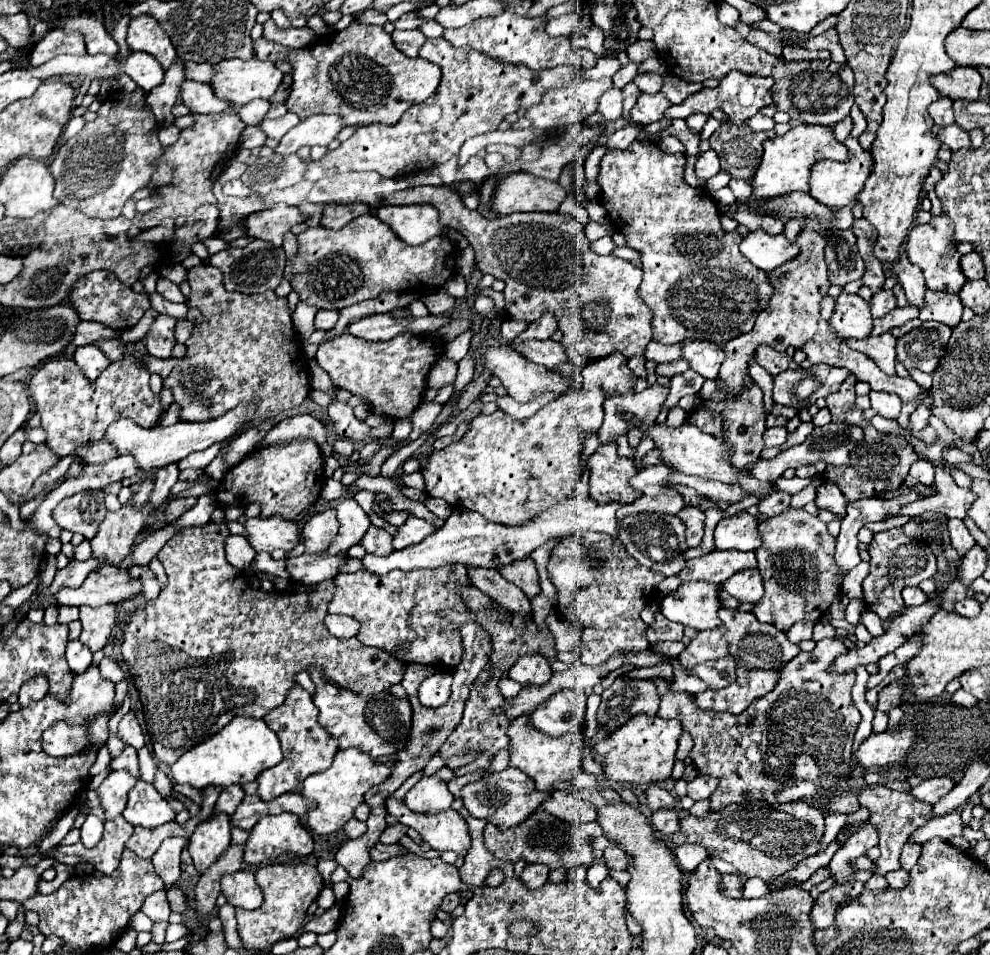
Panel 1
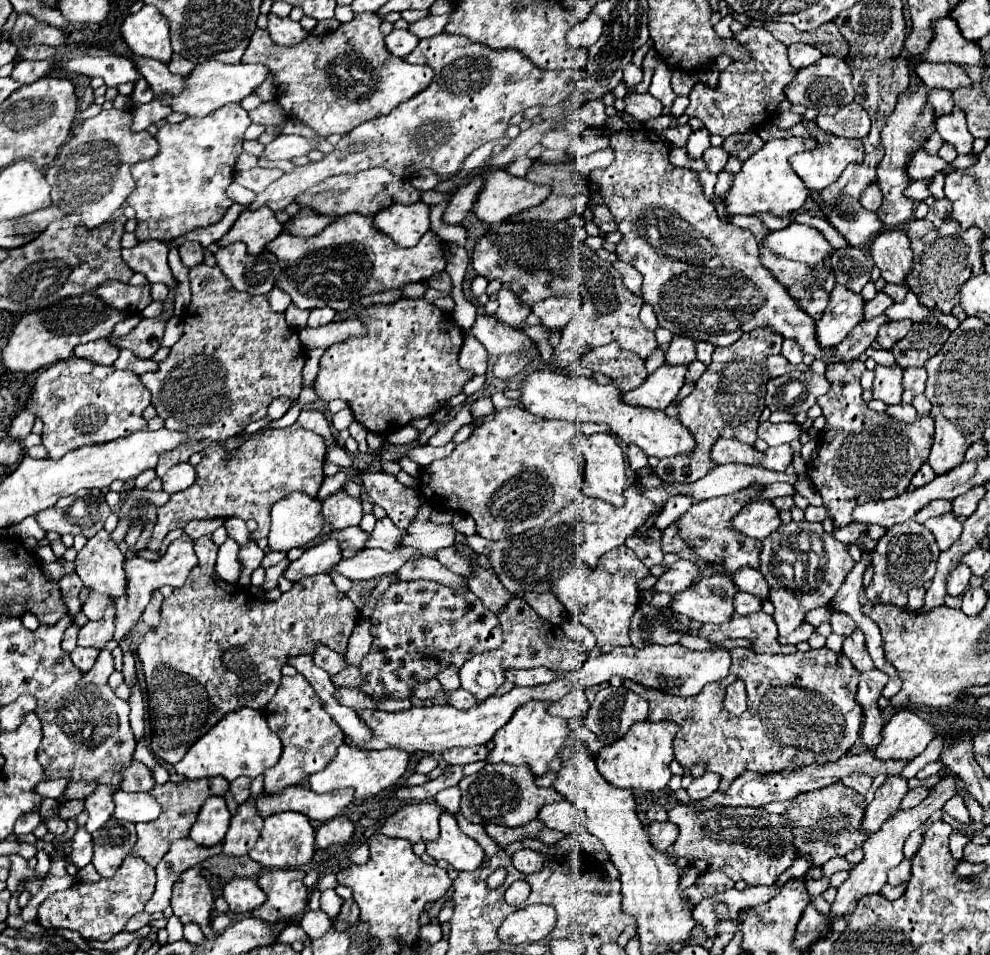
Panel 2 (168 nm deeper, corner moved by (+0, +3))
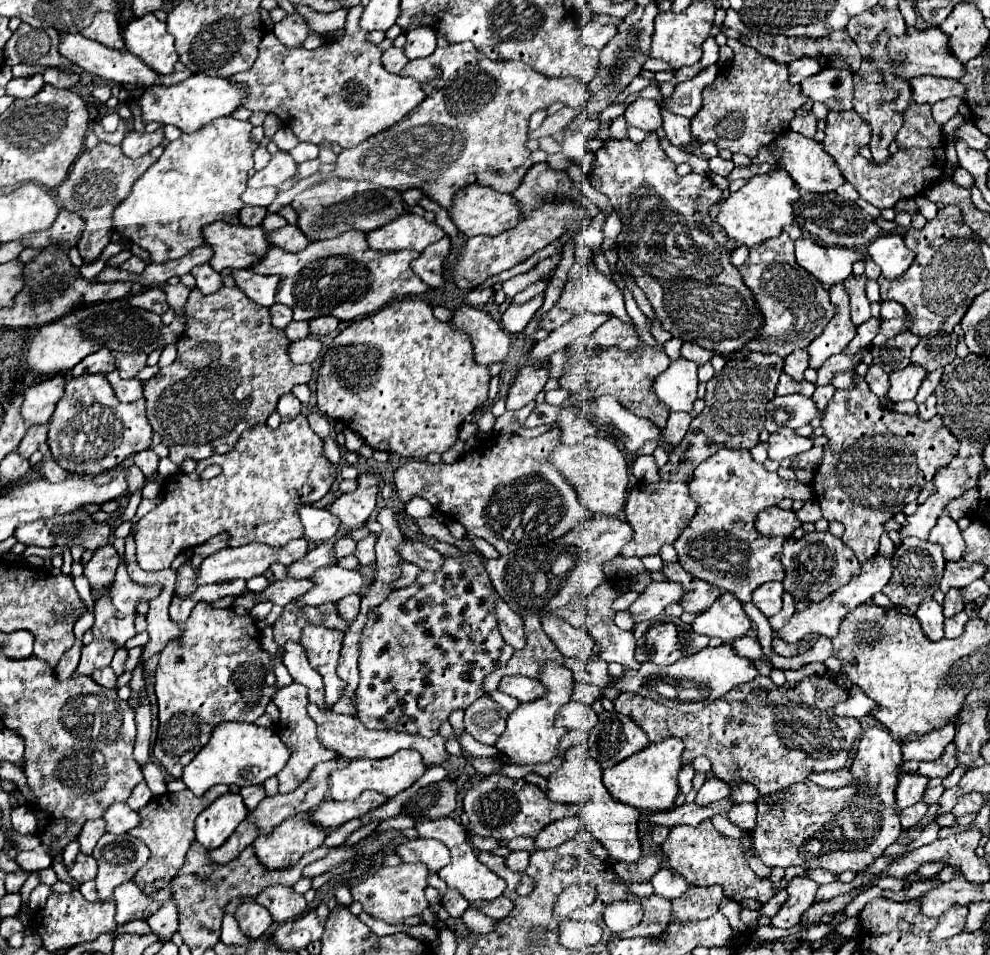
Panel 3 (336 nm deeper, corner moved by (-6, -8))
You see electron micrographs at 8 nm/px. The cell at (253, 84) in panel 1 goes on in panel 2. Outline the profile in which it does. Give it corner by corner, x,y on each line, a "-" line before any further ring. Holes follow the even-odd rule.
206,61
192,69
192,73
186,77
186,89
178,97
162,97
166,105
172,107
176,113
184,113
186,117
206,117
208,113
228,105
238,103
244,97
248,97
264,79
268,77
268,69
264,65
228,65
222,61

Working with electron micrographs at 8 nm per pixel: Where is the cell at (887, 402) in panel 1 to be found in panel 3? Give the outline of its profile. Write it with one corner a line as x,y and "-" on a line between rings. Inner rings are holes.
908,366
904,370
896,370
890,374
890,390
888,398
892,402
902,402
902,400
914,400
926,372
920,366

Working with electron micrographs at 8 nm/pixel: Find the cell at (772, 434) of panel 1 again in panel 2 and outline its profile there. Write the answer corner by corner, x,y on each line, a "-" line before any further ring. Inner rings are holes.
760,423
758,427
758,437
764,439
768,445
776,447
776,445
784,445
784,443
792,443
794,439
800,439
802,427
798,423

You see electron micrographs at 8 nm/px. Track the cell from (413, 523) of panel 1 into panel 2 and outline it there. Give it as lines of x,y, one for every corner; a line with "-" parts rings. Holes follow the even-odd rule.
388,517
376,521
376,527
370,533
370,541
366,543
368,549
388,549
392,551
394,547
398,547
398,541
402,539
402,535
406,535
406,531
398,531
396,525
392,525
392,521

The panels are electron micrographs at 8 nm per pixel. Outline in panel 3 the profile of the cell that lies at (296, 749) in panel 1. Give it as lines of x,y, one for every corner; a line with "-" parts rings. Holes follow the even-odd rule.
290,684
286,688
280,688
272,702
278,706
280,710
280,722
278,722
278,736
280,740
292,750
292,756
288,760
288,764
282,768
282,772
278,774
278,780
280,780
280,794
288,794
288,792
294,792
306,778
308,774
312,772
312,768
318,764
318,762
326,762
326,760
334,760
338,758
338,754
330,748
326,748
318,736
316,736
316,724
314,720
308,716
306,712
306,704
308,704
308,688
302,686
302,684

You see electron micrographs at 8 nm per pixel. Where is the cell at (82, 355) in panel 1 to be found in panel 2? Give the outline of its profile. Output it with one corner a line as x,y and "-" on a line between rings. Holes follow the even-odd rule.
98,339
98,341
90,341
86,345
78,345
74,349
74,355
80,359
88,359
96,365
112,365
118,359
120,349
114,347
112,343
108,343
106,339

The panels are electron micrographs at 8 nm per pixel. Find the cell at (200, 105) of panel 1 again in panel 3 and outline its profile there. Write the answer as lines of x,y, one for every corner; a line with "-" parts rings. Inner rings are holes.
62,34
64,40
60,44
60,52
64,52
64,56
70,56
72,62
76,62
80,68
84,68
86,72
112,80
112,82
120,82
120,84
132,84
132,86
140,86
144,90
160,84
160,74
154,72
152,68
148,68
138,56
134,56
128,50
114,50
108,48
104,44
98,44
94,40
88,40
80,34

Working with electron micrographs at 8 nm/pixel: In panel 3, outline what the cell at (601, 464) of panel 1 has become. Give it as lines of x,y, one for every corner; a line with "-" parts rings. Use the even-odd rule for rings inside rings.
588,436
578,444
562,444
552,452
554,466
576,486
582,504
592,514
618,514
626,504
628,468
618,446
604,436

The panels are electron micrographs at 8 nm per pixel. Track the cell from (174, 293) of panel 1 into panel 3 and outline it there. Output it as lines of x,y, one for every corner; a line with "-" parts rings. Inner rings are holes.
132,256
120,268
126,270
126,272
132,272
132,274
142,274
144,268
146,268
146,262
142,258
138,258
138,256

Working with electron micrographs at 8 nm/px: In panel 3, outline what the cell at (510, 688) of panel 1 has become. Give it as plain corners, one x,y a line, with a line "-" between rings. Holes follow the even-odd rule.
498,690
492,694
492,698
494,698
494,700
496,700
496,702
498,702
498,704
500,704
500,706
502,706
502,708
508,712
508,714
512,714
512,712
518,708
518,704
520,704
516,698
506,696
506,694
498,692

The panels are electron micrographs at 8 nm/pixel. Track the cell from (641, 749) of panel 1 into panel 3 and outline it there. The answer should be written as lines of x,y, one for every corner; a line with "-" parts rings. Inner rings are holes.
666,738
658,744
648,744
644,750
636,752
636,756
622,760
620,764
604,770
604,786
608,792
628,806
640,810
668,810
674,806
674,798
678,796
676,776
682,768
680,756
684,752
684,744
678,738

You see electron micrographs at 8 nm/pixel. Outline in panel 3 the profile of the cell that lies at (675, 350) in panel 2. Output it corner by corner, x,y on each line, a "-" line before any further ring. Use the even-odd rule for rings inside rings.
684,344
680,352
682,352
682,358
692,360
692,362
696,362
698,366
704,366
704,364
714,356
712,352
708,352
708,350
700,348
698,344

